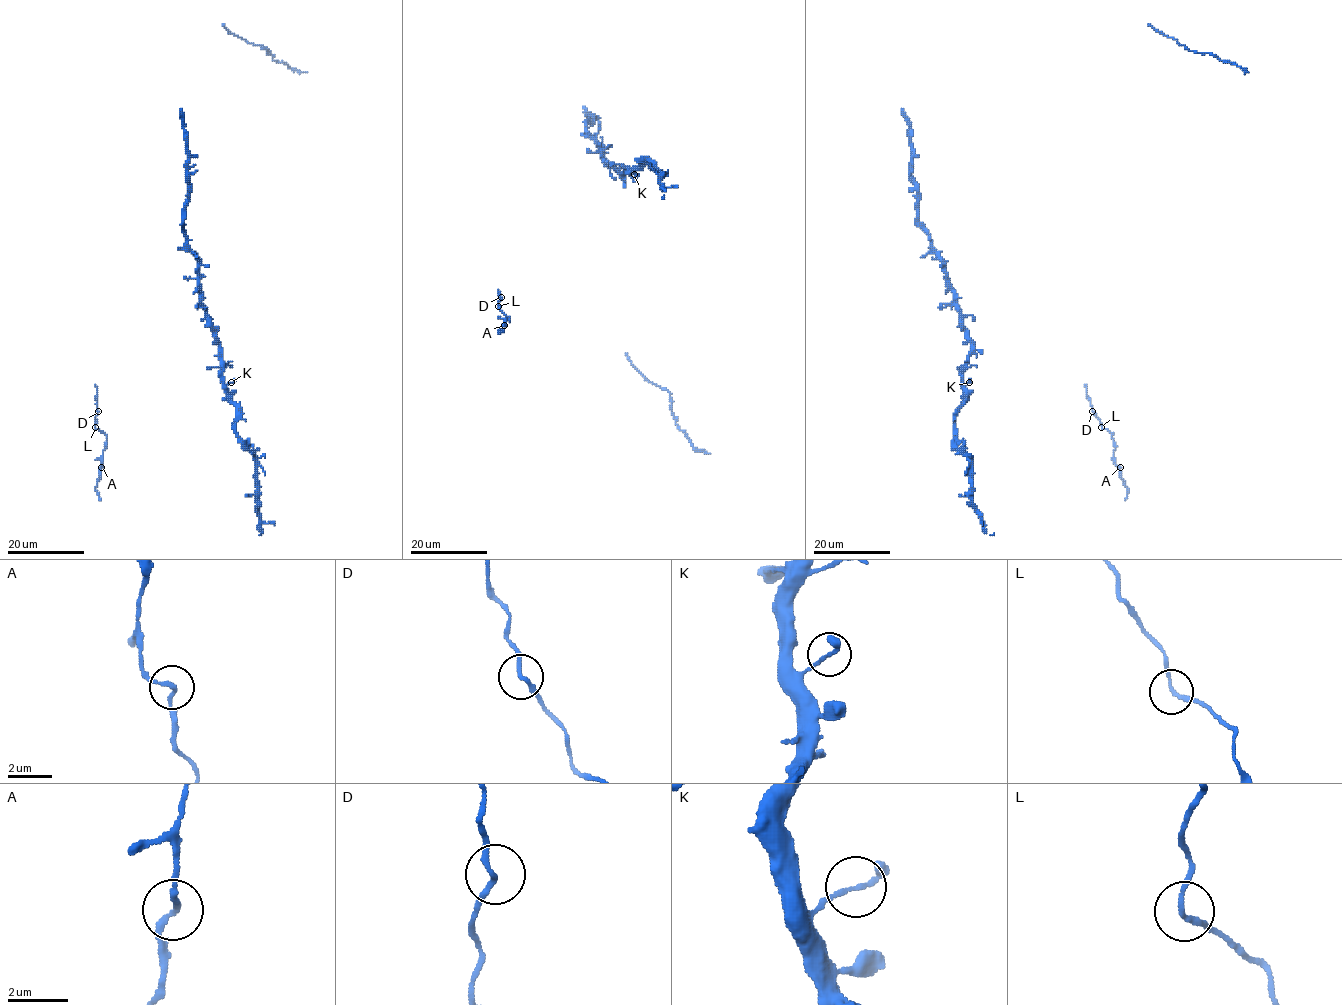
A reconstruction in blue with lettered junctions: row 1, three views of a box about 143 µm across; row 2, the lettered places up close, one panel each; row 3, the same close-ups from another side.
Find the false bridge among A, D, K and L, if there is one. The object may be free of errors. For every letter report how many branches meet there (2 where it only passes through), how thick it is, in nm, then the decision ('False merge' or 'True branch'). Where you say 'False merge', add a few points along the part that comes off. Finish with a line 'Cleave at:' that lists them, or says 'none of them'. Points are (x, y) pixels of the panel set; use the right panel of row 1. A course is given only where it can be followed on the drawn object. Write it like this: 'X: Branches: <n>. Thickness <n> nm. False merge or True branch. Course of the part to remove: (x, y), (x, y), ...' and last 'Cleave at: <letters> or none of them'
A: Branches: 2. Thickness 180 nm. True branch
D: Branches: 2. Thickness 180 nm. True branch
K: Branches: 2. Thickness 150 nm. True branch
L: Branches: 2. Thickness 160 nm. True branch
Cleave at: none of them

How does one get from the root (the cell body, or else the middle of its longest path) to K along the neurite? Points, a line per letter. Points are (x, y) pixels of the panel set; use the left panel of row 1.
K: (187, 199), (184, 233), (188, 249), (198, 260), (201, 306), (219, 344), (223, 383), (231, 382)

